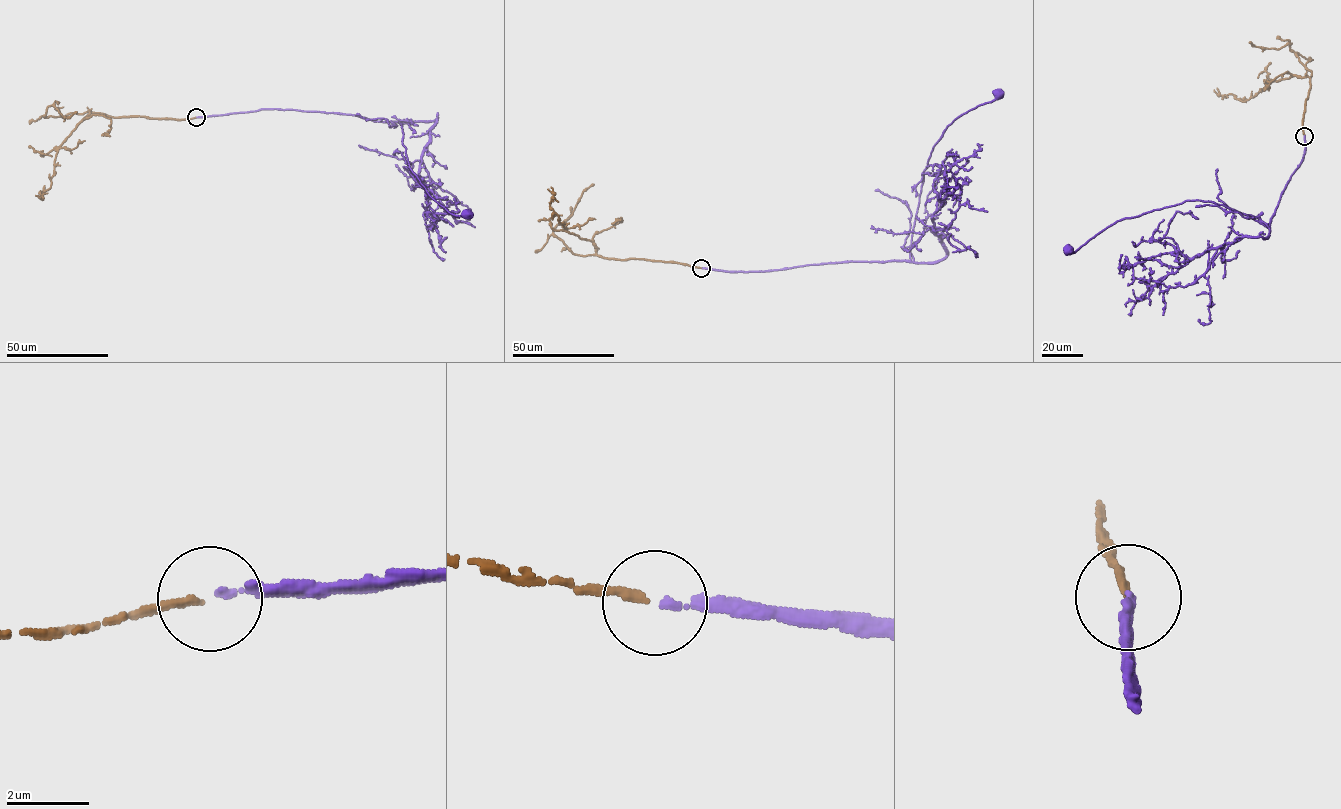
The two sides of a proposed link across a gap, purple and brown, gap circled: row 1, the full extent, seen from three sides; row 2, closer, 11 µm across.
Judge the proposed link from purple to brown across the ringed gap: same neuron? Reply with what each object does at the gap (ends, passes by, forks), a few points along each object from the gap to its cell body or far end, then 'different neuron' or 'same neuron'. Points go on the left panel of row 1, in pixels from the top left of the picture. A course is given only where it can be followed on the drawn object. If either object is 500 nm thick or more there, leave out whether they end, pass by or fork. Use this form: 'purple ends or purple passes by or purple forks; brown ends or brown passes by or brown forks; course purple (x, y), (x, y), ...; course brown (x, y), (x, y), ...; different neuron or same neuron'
purple ends; brown ends; course purple (196, 117), (274, 109), (339, 113), (401, 122), (409, 167), (426, 192), (450, 213), (465, 217), (467, 214); course brown (196, 117), (110, 117), (89, 111), (59, 147), (50, 187), (40, 191), (41, 199), (38, 197); same neuron

